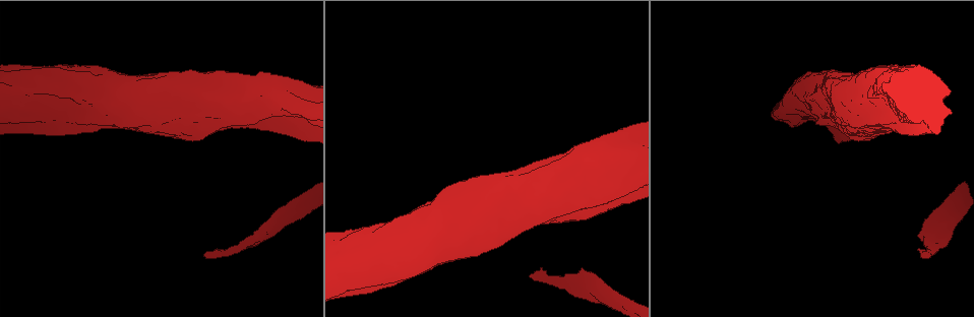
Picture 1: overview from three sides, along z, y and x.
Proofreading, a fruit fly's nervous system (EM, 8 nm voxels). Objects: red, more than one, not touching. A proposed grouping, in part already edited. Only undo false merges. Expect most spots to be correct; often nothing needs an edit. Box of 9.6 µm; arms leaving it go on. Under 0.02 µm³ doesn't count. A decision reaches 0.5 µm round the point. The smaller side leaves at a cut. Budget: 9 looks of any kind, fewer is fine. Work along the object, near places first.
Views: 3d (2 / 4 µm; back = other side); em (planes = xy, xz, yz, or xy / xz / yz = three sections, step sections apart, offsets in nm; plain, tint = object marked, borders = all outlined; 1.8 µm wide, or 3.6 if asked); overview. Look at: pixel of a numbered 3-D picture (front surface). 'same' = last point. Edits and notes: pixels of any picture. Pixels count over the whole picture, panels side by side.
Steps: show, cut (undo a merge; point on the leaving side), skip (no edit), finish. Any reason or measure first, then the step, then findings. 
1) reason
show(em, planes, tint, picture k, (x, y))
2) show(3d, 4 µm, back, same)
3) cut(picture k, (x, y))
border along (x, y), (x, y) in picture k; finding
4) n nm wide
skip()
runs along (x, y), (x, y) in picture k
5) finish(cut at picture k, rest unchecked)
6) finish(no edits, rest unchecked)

calibre changes
show(em, 3.6 µm, planes, tint, picture 1, (44, 119))

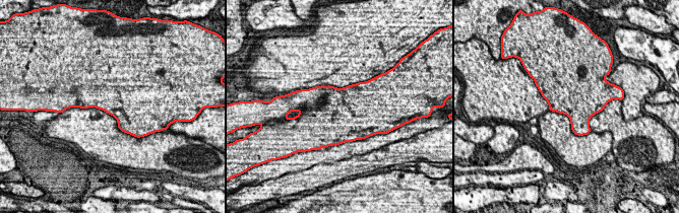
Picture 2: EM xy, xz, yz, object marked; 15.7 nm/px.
skip()
continuous, no second neuron

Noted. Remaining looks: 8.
sudden change in width
show(em, planes, plain, picture 1, (598, 189))

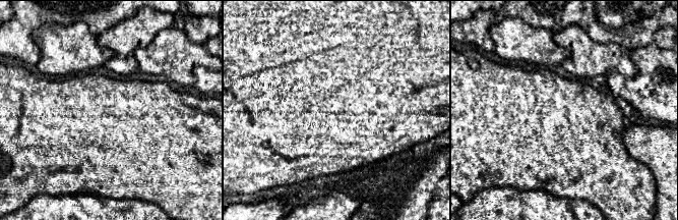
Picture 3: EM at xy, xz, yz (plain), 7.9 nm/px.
where the object lies
show(em, planes, tint, same)

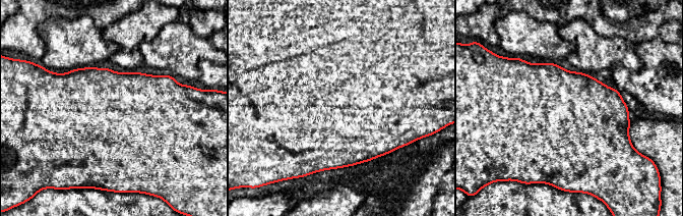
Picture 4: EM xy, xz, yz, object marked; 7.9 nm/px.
skip()
all the same neuron

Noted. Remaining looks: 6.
touches itself
show(em, 3.6 µm, xz, step 16, tint, picture 1, (631, 131))

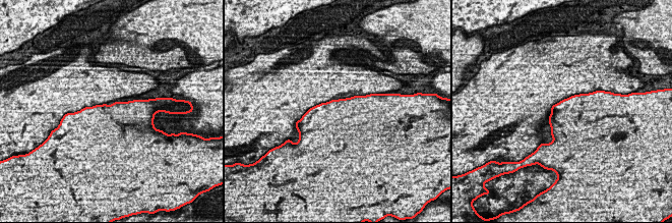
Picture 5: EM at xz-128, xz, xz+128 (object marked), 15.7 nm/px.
skip()
one neuron here

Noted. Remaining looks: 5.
a fork
show(em, planes, tint, picture 1, (594, 290))

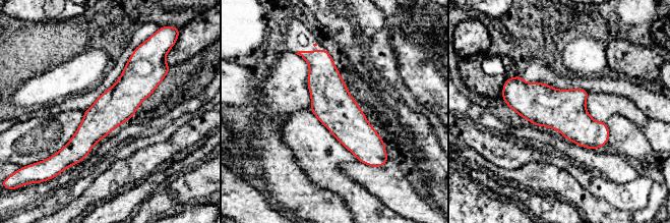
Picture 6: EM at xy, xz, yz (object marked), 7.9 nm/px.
300 nm wide
skip()
runs along (138, 60), (137, 81), (68, 159) in picture 6; all the same neuron

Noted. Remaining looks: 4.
finish(no edits, rest unchecked)

